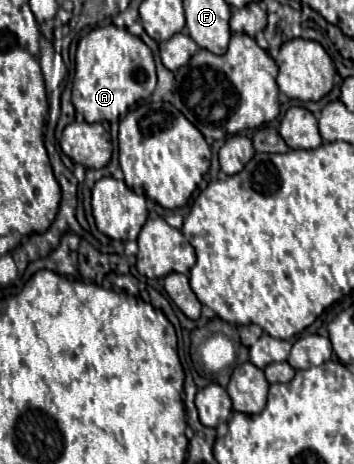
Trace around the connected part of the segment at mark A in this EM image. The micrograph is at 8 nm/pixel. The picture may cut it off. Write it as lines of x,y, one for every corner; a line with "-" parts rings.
114,24
96,28
78,42
72,104
86,122
122,120
132,104
148,98
156,86
156,66
150,48
128,30

